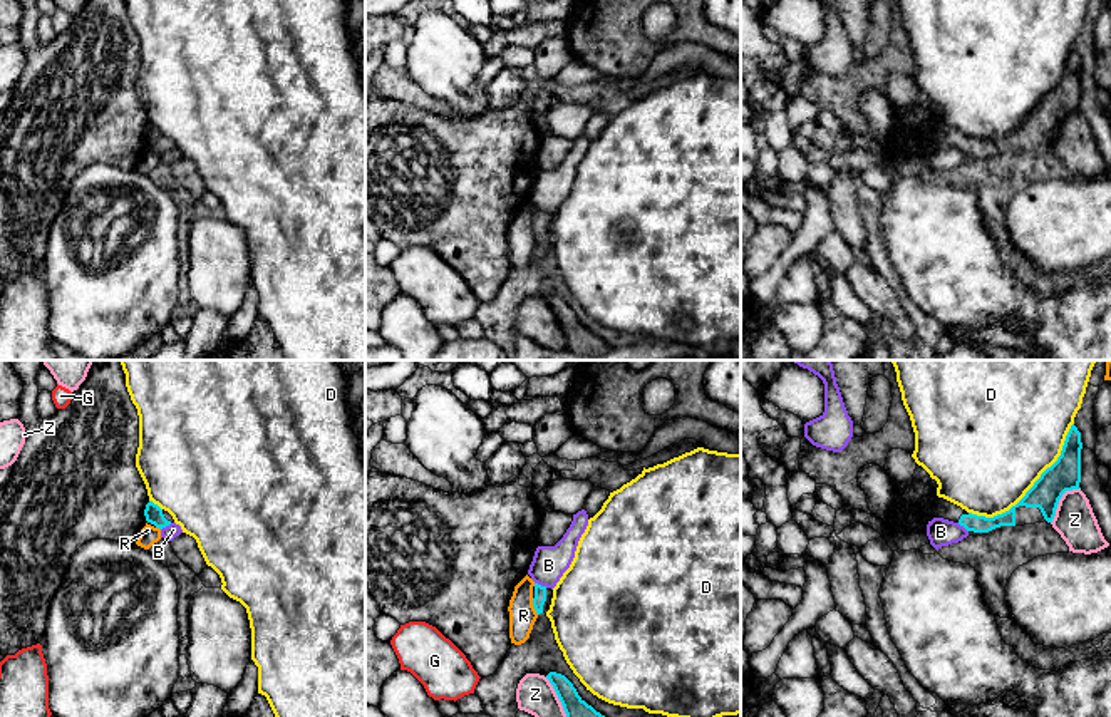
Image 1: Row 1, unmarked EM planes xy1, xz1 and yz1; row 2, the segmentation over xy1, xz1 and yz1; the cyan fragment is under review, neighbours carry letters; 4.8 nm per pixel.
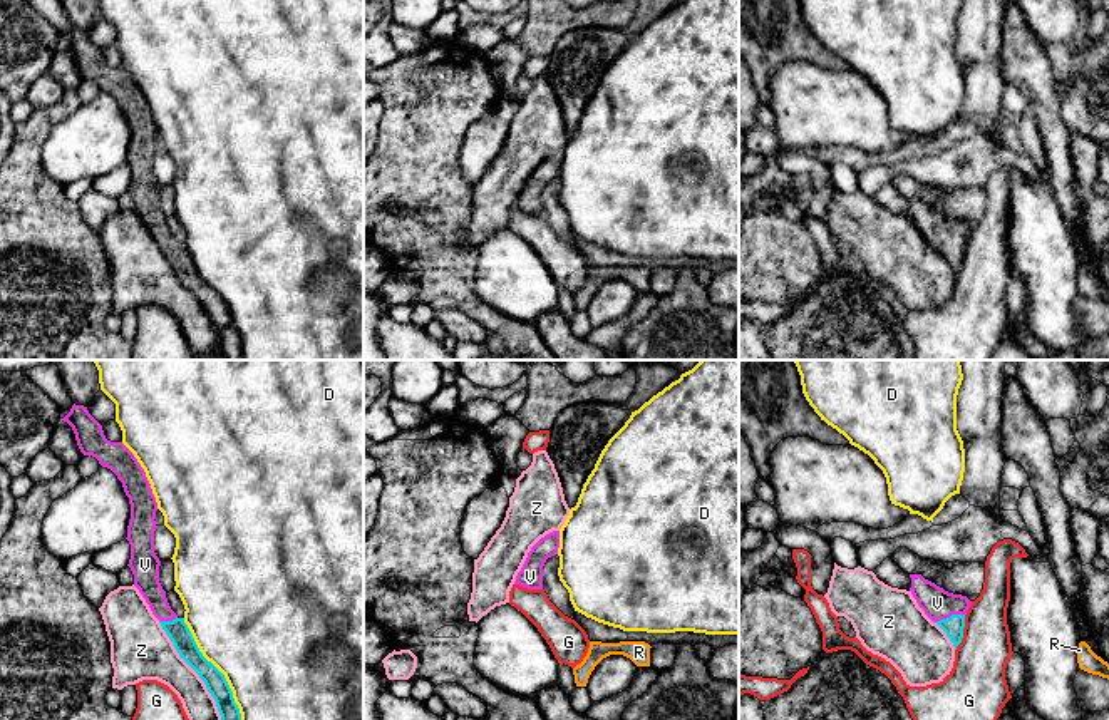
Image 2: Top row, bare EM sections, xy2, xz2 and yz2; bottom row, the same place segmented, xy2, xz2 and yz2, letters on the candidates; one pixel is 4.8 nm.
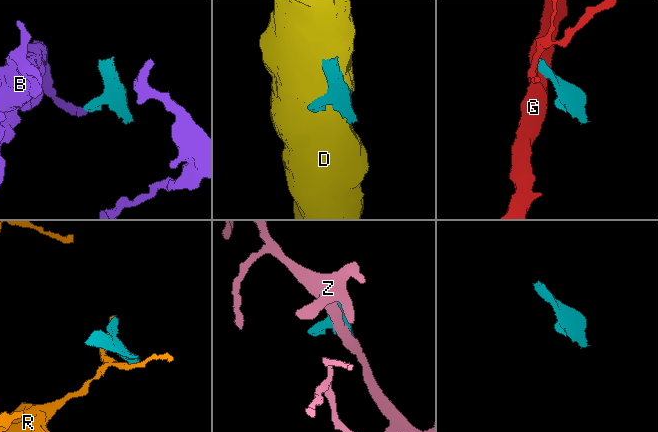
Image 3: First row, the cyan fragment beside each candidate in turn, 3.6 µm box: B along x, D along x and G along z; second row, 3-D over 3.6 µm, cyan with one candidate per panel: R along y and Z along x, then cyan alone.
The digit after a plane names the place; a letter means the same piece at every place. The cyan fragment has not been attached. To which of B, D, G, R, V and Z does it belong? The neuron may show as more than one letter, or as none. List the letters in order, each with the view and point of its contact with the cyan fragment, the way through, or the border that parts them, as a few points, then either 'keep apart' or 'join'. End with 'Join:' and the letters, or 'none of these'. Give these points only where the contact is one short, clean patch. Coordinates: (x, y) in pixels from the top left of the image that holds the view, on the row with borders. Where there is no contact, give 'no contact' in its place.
B: meets cyan in xz1 at (540, 585); border along xz1 (535, 582), (547, 587); keep apart
D: meets cyan in yz1 at (1033, 486); keep apart
G: meets cyan in yz2 at (962, 633); border along yz2 (965, 615), (962, 640), (955, 650); keep apart
R: meets cyan in xz1 at (533, 605); border along xz1 (532, 598), (532, 605), (538, 613); keep apart
V: meets cyan in yz2 at (950, 617); runs through yz2 (954, 627), (950, 617), (937, 603); join
Z: meets cyan in xy2 at (193, 668); keep apart
Join: V

